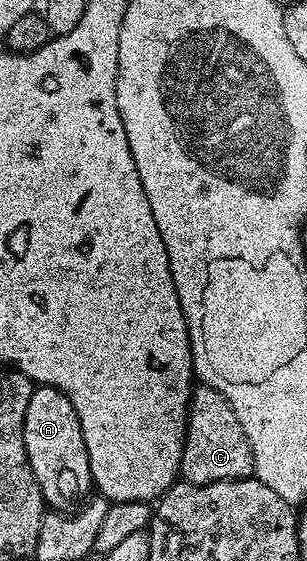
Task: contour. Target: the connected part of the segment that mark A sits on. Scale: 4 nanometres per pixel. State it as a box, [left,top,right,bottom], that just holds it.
[24,385,94,512]

